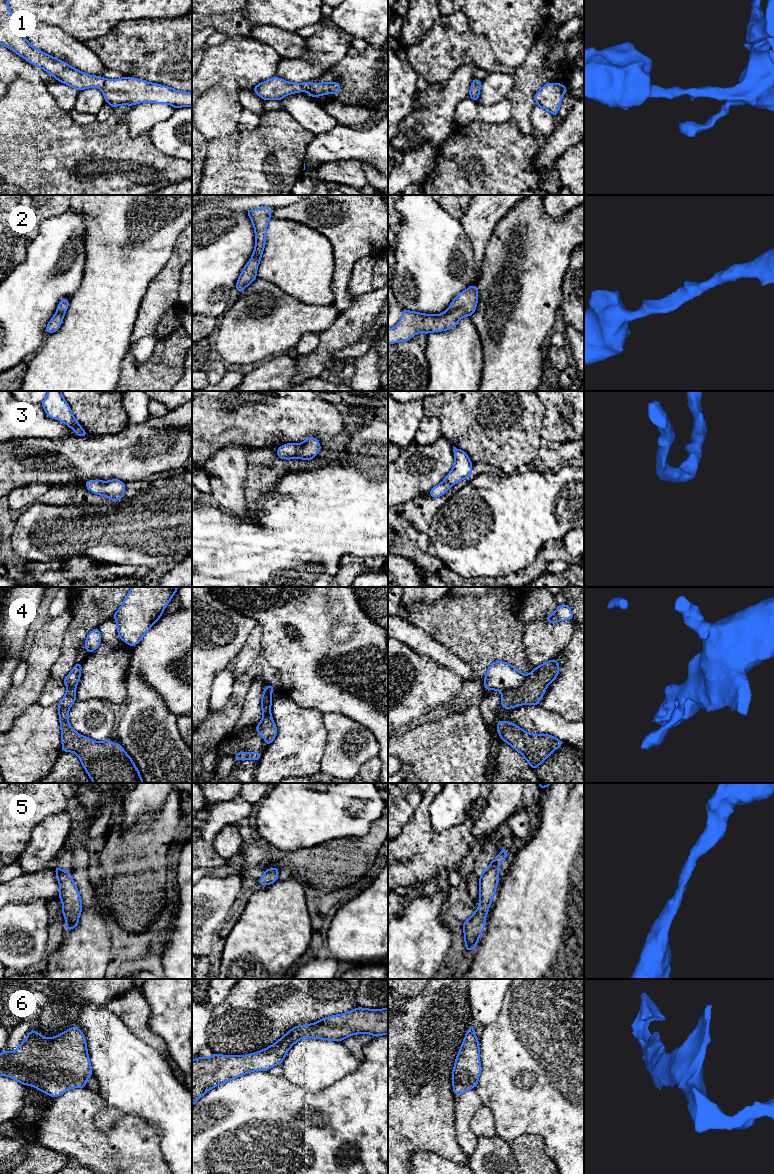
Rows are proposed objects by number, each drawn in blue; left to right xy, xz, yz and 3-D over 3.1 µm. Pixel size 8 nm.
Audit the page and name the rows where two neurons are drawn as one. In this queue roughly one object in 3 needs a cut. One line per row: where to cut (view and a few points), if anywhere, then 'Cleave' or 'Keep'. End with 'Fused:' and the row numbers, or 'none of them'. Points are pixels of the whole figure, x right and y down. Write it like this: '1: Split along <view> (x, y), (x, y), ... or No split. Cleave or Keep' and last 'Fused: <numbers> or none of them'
1: No split. Keep
2: No split. Keep
3: No split. Keep
4: Split along yz (526, 676), (518, 687), (501, 692). Cleave
5: No split. Keep
6: No split. Keep
Fused: 4

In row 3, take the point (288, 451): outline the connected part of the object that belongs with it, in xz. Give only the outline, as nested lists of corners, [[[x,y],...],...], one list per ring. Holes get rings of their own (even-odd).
[[[308,437],[301,444],[287,443],[278,447],[277,456],[280,459],[305,459],[311,461],[321,450],[320,442],[314,437]]]

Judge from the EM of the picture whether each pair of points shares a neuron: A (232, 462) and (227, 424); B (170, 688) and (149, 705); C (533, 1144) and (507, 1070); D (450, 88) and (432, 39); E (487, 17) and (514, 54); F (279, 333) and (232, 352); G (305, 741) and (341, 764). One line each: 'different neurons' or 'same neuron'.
A: different neurons
B: different neurons
C: different neurons
D: different neurons
E: same neuron
F: same neuron
G: different neurons

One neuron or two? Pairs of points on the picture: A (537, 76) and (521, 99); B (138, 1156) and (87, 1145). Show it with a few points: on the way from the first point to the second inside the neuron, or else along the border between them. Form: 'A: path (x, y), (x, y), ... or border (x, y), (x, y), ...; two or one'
A: path (531, 82), (524, 89), (523, 93); one
B: path (125, 1156), (100, 1151); one

